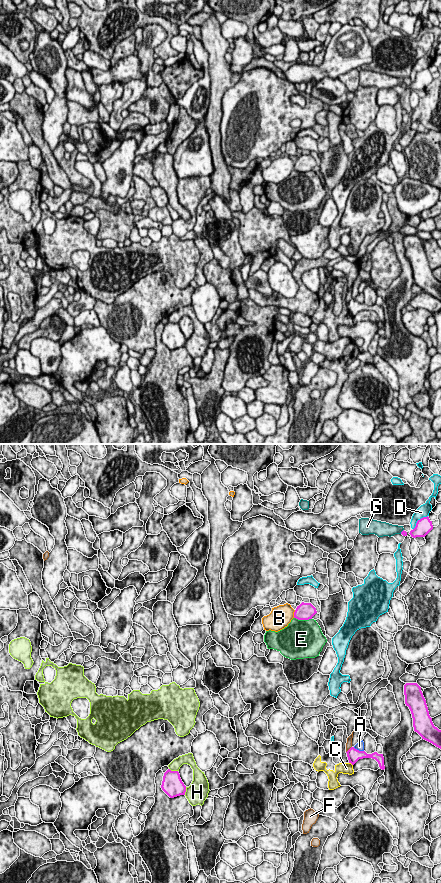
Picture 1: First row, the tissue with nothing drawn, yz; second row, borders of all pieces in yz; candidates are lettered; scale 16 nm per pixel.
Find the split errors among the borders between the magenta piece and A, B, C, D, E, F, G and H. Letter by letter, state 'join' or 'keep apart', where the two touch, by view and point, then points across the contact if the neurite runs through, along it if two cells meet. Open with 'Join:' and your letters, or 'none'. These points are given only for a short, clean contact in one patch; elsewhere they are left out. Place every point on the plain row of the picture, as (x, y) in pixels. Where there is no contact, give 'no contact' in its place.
Join: none
A: keep apart | yz (358, 302)
B: keep apart | yz (294, 166)
C: keep apart | yz (351, 315) | along yz (349, 314), (352, 317)
D: keep apart | yz (418, 72)
E: keep apart | yz (303, 171)
F: keep apart | yz (349, 301)
G: keep apart | yz (402, 83)
H: keep apart | yz (173, 323)

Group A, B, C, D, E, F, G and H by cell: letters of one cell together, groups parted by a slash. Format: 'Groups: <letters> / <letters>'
Groups: A / B / C D / E / F / G / H

